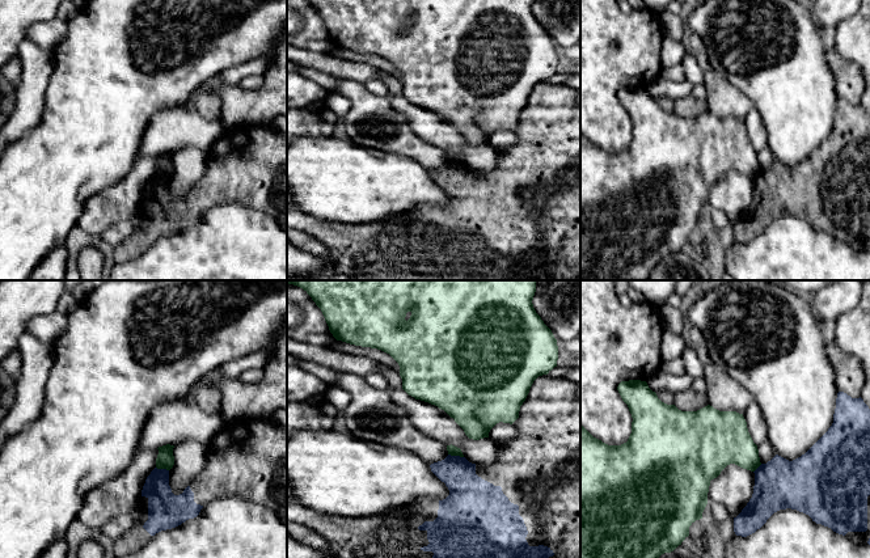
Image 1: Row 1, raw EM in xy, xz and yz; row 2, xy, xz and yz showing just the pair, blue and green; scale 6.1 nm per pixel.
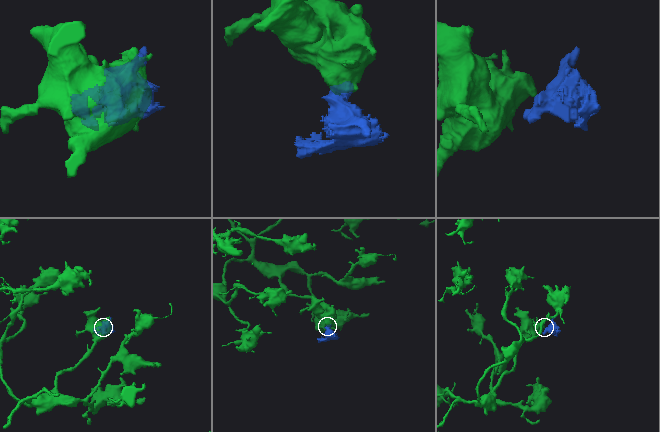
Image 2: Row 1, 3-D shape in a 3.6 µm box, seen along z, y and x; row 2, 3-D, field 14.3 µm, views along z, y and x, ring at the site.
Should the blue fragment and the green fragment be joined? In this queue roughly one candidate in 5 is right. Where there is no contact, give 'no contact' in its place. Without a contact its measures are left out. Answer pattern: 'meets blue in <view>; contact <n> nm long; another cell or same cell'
meets blue in xz; contact 100 nm long; another cell

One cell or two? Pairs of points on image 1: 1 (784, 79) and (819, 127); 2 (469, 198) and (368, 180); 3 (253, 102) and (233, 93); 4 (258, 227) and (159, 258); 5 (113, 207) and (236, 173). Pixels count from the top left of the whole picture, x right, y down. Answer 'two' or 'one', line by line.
1: one
2: two
3: one
4: one
5: two

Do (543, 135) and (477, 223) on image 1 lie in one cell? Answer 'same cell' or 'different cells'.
same cell

